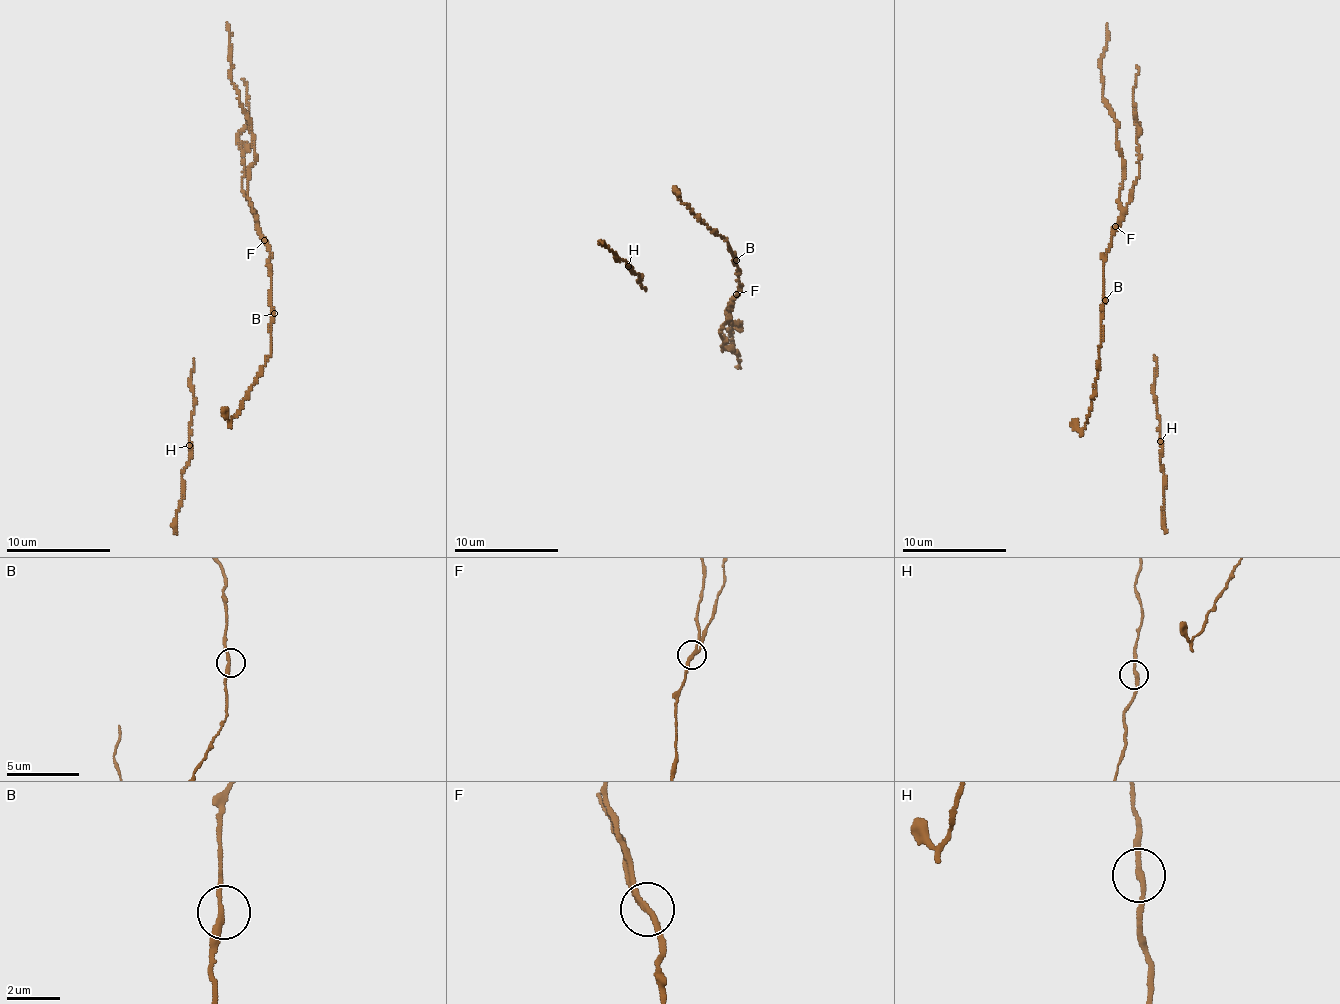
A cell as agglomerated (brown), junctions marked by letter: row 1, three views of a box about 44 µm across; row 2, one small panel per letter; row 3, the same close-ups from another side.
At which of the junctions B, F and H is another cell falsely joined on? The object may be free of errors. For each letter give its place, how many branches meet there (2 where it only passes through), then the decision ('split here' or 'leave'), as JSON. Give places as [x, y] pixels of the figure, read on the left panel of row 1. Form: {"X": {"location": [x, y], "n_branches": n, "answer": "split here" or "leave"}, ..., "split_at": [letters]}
{"B": {"location": [274, 313], "n_branches": 2, "answer": "leave"}, "F": {"location": [264, 240], "n_branches": 2, "answer": "split here"}, "H": {"location": [189, 445], "n_branches": 2, "answer": "leave"}, "split_at": ["F"]}

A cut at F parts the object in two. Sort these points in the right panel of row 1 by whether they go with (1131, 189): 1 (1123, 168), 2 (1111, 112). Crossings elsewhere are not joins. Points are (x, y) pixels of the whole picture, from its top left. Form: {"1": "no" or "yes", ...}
{"1": "no", "2": "no"}

